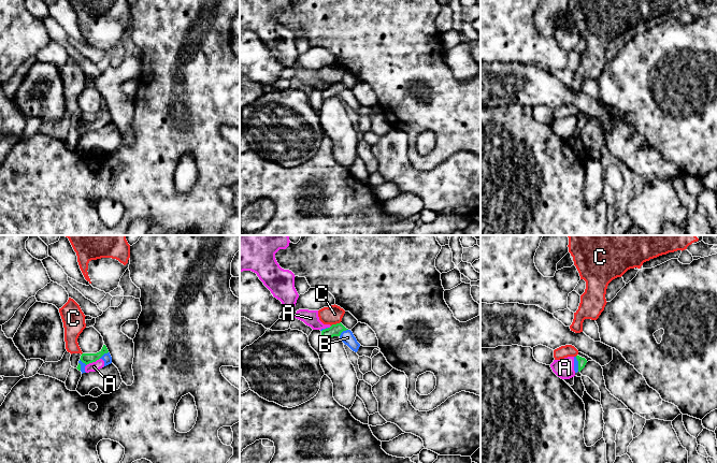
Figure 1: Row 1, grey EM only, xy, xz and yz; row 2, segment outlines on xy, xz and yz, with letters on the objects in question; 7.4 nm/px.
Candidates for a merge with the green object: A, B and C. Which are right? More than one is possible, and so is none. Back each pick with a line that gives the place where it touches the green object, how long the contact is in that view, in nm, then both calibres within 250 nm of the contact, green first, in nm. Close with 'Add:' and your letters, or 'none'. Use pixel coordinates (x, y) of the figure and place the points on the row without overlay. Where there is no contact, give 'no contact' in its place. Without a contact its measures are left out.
Add: none

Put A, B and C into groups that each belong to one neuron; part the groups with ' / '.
A B / C

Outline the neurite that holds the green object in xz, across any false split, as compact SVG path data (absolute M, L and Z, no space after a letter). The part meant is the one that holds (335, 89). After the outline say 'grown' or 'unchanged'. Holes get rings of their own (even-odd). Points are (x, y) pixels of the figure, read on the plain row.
M341 82L336 84L332 84L330 87L325 88L321 90L322 99L328 99L333 96L340 96L343 90L346 90L346 88Z; unchanged

